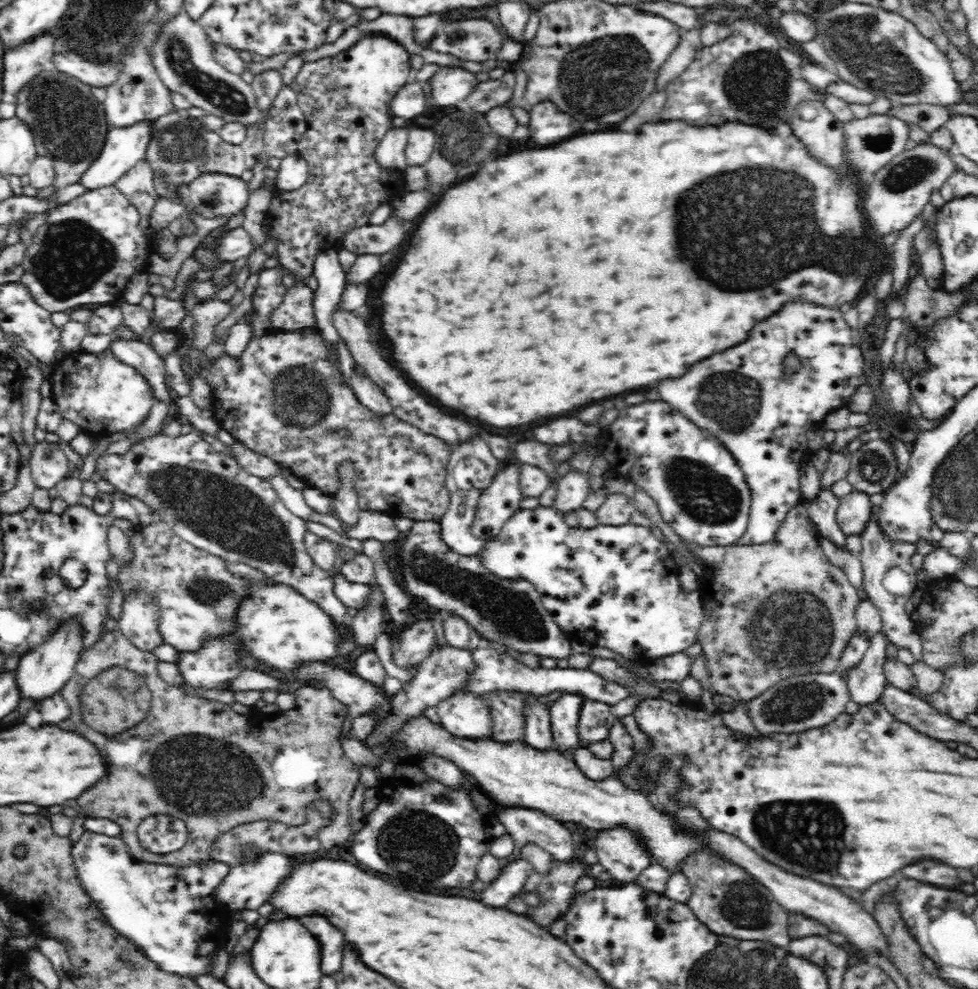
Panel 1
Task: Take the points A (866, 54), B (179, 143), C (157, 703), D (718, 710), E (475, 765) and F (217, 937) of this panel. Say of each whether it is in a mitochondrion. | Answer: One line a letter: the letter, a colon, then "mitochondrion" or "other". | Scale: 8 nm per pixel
A: mitochondrion
B: mitochondrion
C: other
D: other
E: other
F: other

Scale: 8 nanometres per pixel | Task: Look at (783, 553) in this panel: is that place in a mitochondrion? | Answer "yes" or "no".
no

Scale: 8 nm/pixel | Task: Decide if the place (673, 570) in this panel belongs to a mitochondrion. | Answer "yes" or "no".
no

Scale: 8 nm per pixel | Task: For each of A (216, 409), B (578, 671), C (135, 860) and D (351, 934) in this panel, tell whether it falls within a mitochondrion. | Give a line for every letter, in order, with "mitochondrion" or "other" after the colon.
A: other
B: other
C: other
D: other

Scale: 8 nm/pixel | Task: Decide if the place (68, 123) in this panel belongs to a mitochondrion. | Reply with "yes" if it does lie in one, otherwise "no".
yes

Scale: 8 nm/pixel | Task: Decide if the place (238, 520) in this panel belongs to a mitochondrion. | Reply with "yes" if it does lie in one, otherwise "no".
yes

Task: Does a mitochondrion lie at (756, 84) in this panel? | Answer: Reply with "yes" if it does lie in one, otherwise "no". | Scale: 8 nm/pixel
yes

